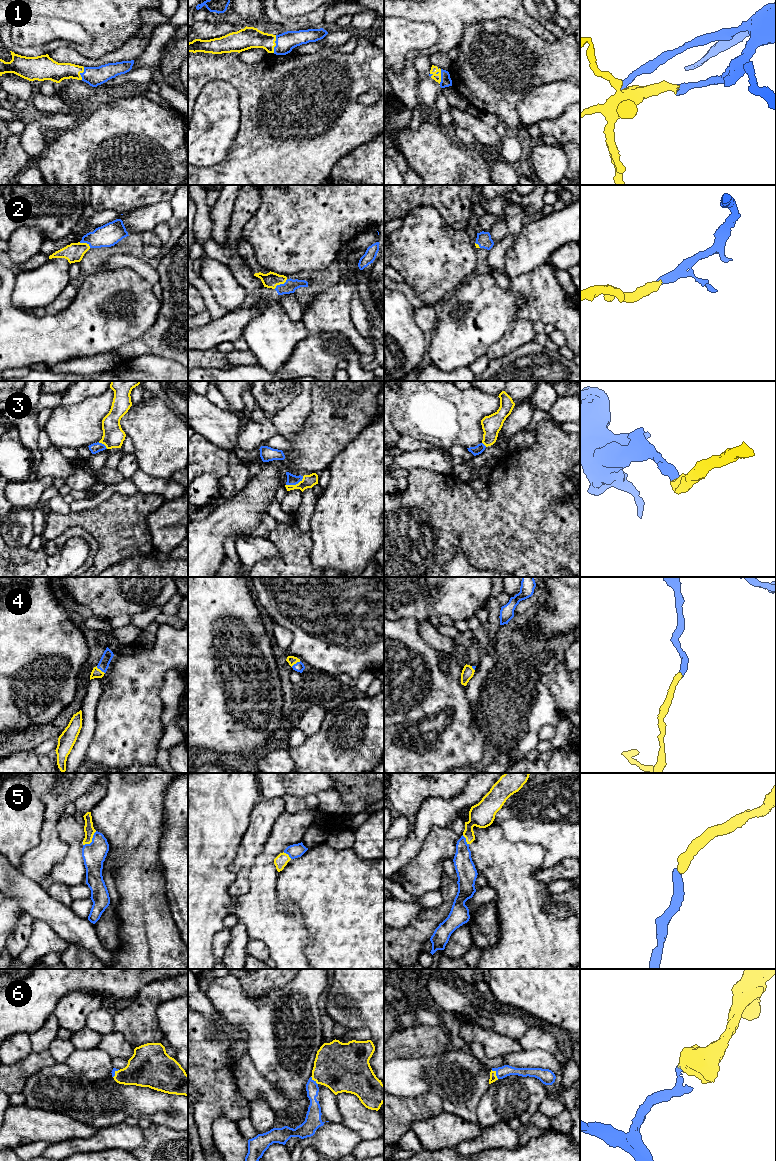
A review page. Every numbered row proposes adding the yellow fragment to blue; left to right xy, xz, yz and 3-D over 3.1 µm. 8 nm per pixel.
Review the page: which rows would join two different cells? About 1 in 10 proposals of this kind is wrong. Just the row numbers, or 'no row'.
no row

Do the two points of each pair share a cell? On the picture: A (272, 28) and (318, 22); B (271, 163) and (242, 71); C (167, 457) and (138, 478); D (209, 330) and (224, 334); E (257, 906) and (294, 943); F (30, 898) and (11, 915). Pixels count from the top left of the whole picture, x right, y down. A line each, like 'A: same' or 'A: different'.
A: different
B: same
C: different
D: same
E: same
F: different

